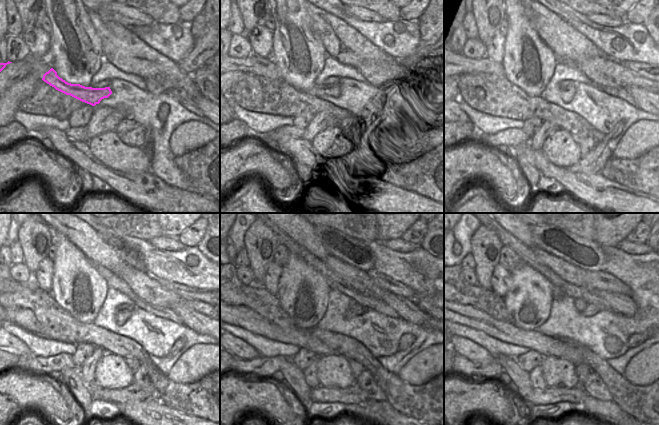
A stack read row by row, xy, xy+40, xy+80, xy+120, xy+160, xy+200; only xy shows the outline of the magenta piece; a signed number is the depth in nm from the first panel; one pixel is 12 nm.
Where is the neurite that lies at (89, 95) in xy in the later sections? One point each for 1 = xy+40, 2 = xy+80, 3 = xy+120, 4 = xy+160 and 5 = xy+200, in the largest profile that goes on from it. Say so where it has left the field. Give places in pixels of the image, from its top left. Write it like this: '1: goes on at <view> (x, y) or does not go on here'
1: goes on at xy+40 (256, 65)
2: goes on at xy+80 (464, 65)
3: goes on at xy+120 (123, 312)
4: goes on at xy+160 (351, 312)
5: goes on at xy+200 (591, 309)

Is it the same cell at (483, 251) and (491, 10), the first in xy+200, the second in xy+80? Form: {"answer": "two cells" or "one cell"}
{"answer": "one cell"}

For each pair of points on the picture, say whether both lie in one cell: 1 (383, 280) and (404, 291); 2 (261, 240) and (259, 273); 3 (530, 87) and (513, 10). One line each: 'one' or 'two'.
1: one
2: one
3: one

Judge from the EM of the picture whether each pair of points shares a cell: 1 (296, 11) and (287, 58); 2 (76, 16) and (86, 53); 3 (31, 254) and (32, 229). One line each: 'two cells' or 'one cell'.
1: one cell
2: one cell
3: one cell

